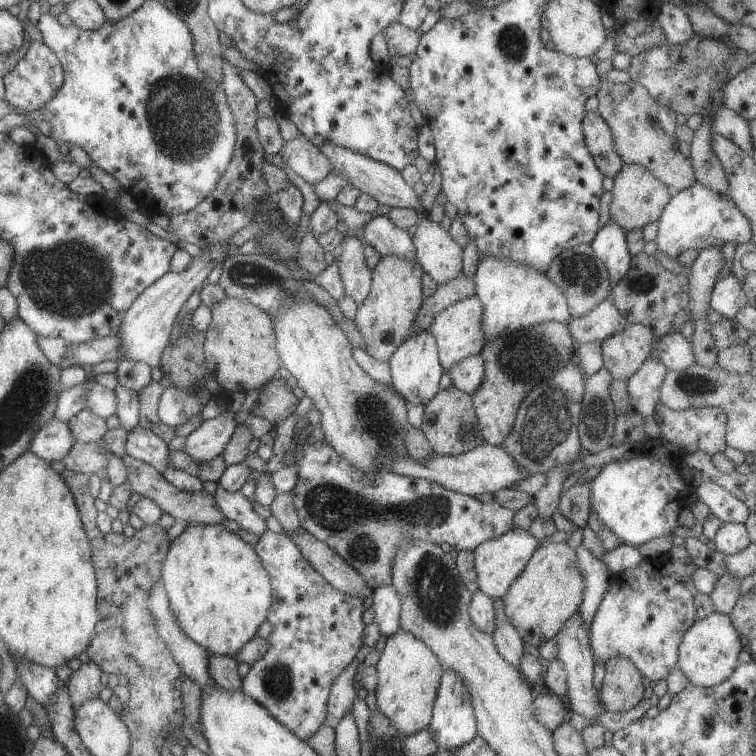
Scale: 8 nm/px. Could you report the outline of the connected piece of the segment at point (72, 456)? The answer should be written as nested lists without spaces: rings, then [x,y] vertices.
[[[75,441],[61,462],[65,469],[74,473],[81,473],[86,476],[92,473],[103,473],[105,466],[107,466],[107,451],[96,443]]]

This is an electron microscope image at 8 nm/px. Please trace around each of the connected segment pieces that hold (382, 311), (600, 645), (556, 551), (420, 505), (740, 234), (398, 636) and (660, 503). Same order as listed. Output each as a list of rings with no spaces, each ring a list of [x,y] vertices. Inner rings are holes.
[[[382,256],[372,268],[369,294],[357,305],[354,323],[365,341],[366,354],[388,361],[393,351],[415,330],[413,323],[420,310],[422,295],[420,264],[405,257]]]
[[[687,556],[684,559],[676,559],[673,562],[673,576],[667,567],[665,574],[661,572],[665,562],[653,564],[655,570],[643,570],[635,567],[635,570],[627,570],[612,577],[607,590],[603,593],[600,603],[595,611],[593,622],[588,628],[588,639],[592,658],[601,659],[604,663],[608,658],[620,656],[628,658],[638,669],[642,676],[646,676],[654,683],[658,680],[665,680],[667,673],[678,661],[678,648],[682,641],[683,633],[696,621],[695,607],[693,607],[693,596],[698,590],[692,583],[692,571],[697,566]]]
[[[566,542],[545,543],[545,545],[540,545],[533,551],[525,568],[511,583],[501,600],[506,617],[509,618],[510,623],[515,627],[522,641],[538,648],[550,638],[555,637],[562,624],[578,610],[583,591],[584,582],[578,569],[574,550]]]
[[[306,440],[299,445],[303,456],[299,462],[295,462],[298,479],[289,494],[299,517],[300,528],[333,549],[361,575],[371,590],[391,584],[394,554],[403,541],[425,541],[434,545],[447,542],[459,552],[473,550],[483,541],[499,538],[505,531],[514,528],[514,512],[493,501],[483,503],[475,497],[447,490],[437,483],[394,475],[381,469],[368,475],[361,469],[354,469],[325,443]]]
[[[693,181],[691,186],[673,192],[669,202],[665,203],[658,218],[658,231],[654,238],[656,249],[665,252],[667,256],[676,258],[678,254],[687,249],[706,249],[723,244],[749,243],[752,240],[750,224],[747,217],[734,205],[728,195],[713,192],[700,182]]]
[[[399,628],[386,637],[376,667],[377,686],[374,690],[376,710],[393,723],[402,735],[412,735],[427,728],[432,717],[433,703],[444,668],[438,658],[411,633]]]
[[[644,452],[628,460],[620,459],[604,464],[599,473],[590,482],[590,508],[597,513],[598,520],[607,529],[612,530],[624,544],[638,548],[657,537],[666,537],[678,526],[677,517],[683,506],[689,505],[694,489],[689,485],[677,469],[669,462],[660,462],[655,455]]]

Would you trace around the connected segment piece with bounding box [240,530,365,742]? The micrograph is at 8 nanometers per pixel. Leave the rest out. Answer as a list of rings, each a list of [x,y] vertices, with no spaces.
[[[265,531],[261,536],[258,536],[256,544],[253,546],[257,556],[261,559],[264,569],[270,576],[270,587],[272,590],[272,601],[267,613],[266,620],[271,626],[271,633],[267,636],[267,646],[265,652],[258,658],[253,664],[250,664],[249,671],[242,679],[240,691],[243,694],[252,698],[255,702],[258,702],[263,708],[267,709],[267,712],[280,722],[287,730],[290,730],[297,738],[307,742],[313,734],[324,724],[326,719],[326,700],[333,684],[333,681],[342,674],[344,668],[355,658],[357,650],[361,648],[361,634],[363,634],[364,624],[361,621],[363,608],[363,599],[359,597],[349,596],[348,594],[339,592],[336,588],[333,588],[325,579],[305,560],[305,557],[299,552],[298,546],[283,532],[274,533],[271,531]]]

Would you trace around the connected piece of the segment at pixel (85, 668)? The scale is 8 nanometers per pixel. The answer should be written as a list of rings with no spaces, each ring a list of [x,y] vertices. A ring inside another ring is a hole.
[[[93,661],[81,663],[68,678],[66,688],[73,708],[90,698],[95,698],[102,689],[102,670]]]

